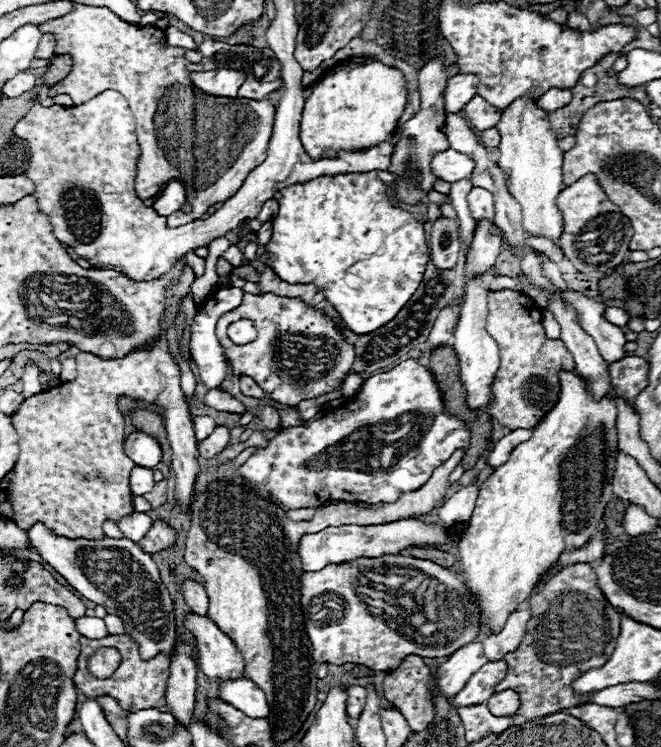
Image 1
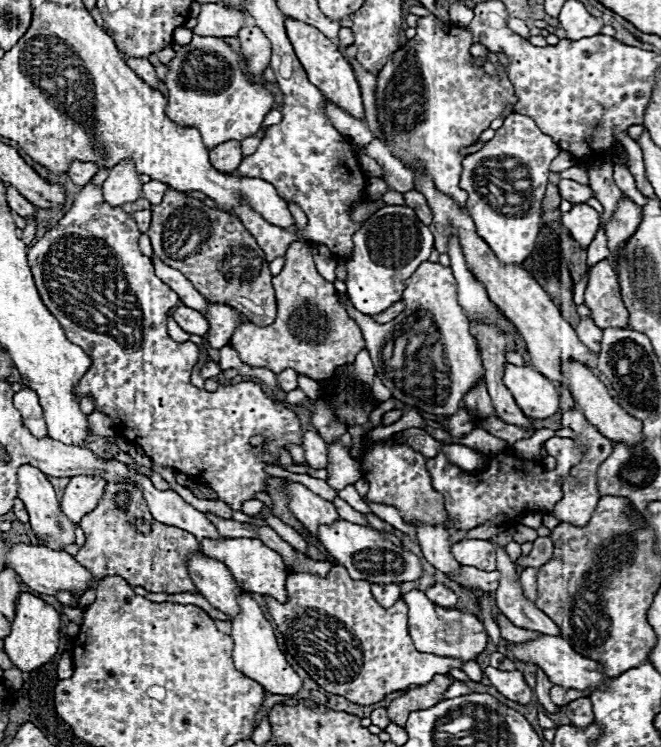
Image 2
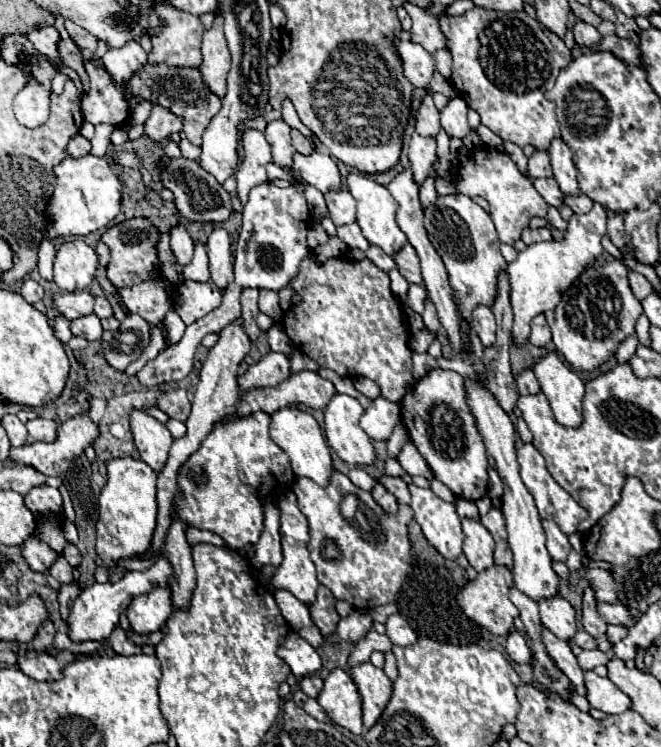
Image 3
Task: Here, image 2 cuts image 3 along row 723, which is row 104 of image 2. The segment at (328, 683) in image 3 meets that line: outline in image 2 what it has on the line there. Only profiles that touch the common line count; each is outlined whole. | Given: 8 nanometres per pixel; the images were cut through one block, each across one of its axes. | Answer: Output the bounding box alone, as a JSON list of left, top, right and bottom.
[286,18,364,120]

